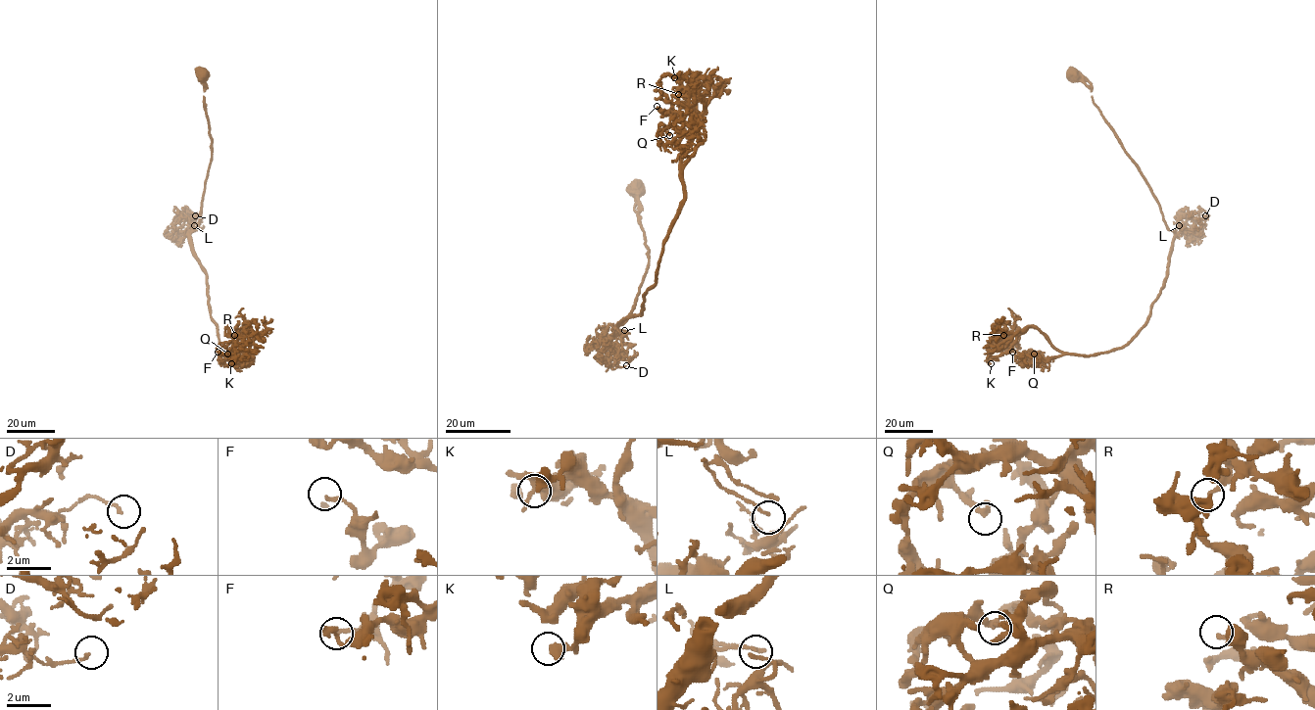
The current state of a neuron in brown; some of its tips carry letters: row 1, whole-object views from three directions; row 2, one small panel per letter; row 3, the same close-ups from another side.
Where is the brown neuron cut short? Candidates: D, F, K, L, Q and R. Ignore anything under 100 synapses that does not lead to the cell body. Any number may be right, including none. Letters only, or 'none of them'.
none of them

